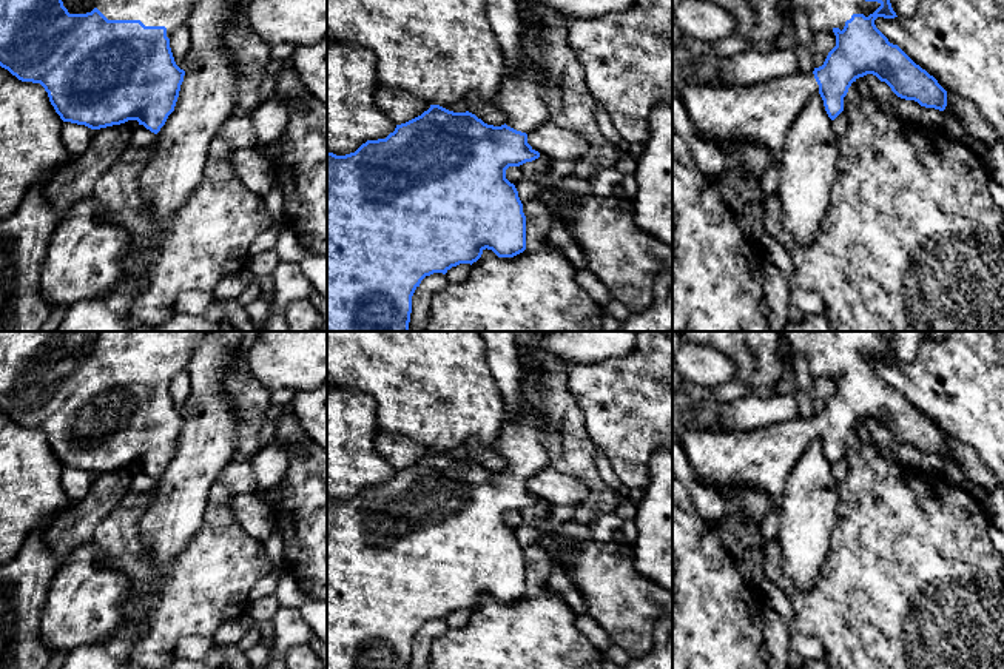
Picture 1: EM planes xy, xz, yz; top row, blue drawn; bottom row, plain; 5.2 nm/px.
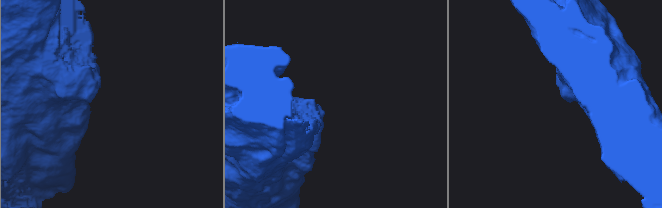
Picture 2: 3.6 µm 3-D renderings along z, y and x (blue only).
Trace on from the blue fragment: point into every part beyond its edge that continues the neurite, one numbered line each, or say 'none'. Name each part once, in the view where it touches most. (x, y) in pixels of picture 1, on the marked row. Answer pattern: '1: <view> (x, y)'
1: xy (171, 14)
2: xz (518, 96)

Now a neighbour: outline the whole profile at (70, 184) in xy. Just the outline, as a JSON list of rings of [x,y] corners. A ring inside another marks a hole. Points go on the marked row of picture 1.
[[[128,120],[93,129],[88,150],[72,156],[68,165],[51,174],[45,193],[59,219],[66,217],[77,202],[93,196],[96,182],[131,146],[131,136],[137,126],[137,120]]]

